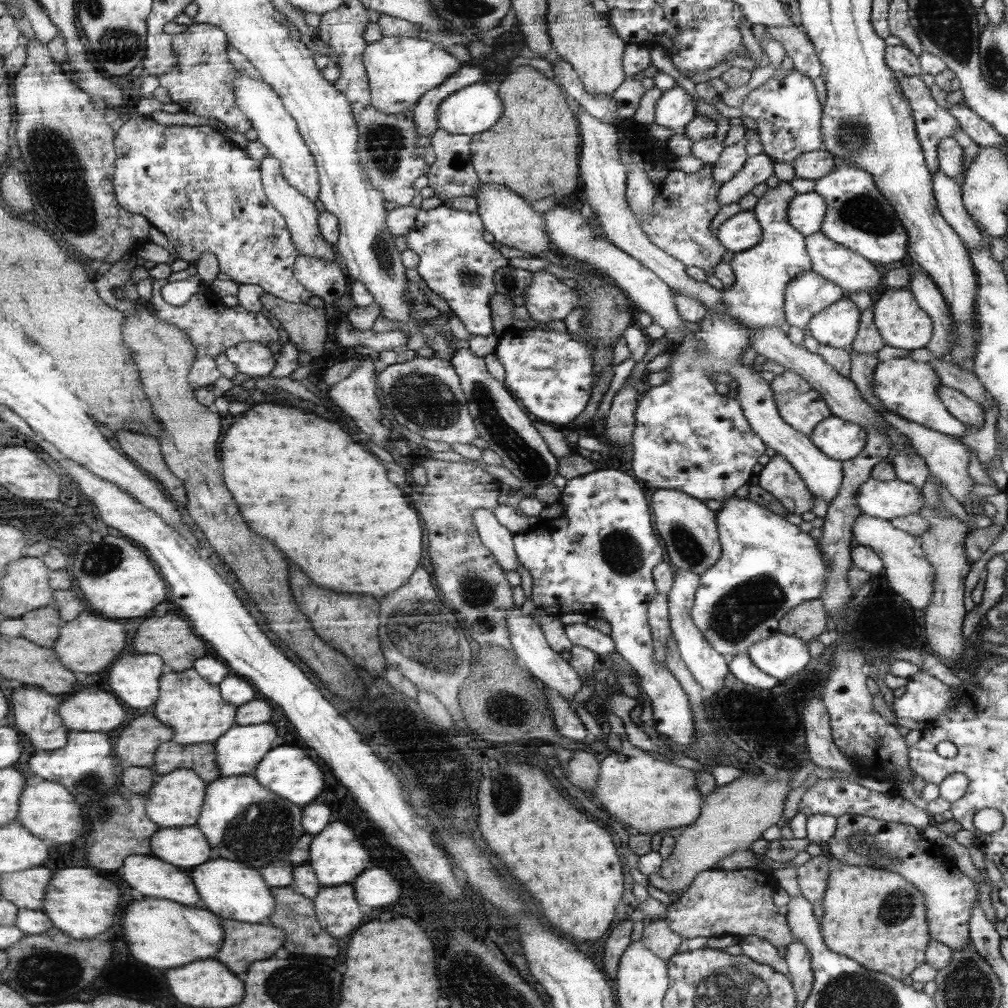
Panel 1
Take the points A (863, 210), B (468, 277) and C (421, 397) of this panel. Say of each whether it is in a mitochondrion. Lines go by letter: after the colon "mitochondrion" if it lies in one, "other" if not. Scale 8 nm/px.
A: mitochondrion
B: mitochondrion
C: mitochondrion

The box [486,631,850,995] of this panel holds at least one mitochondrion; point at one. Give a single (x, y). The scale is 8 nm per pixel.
(512, 804)

